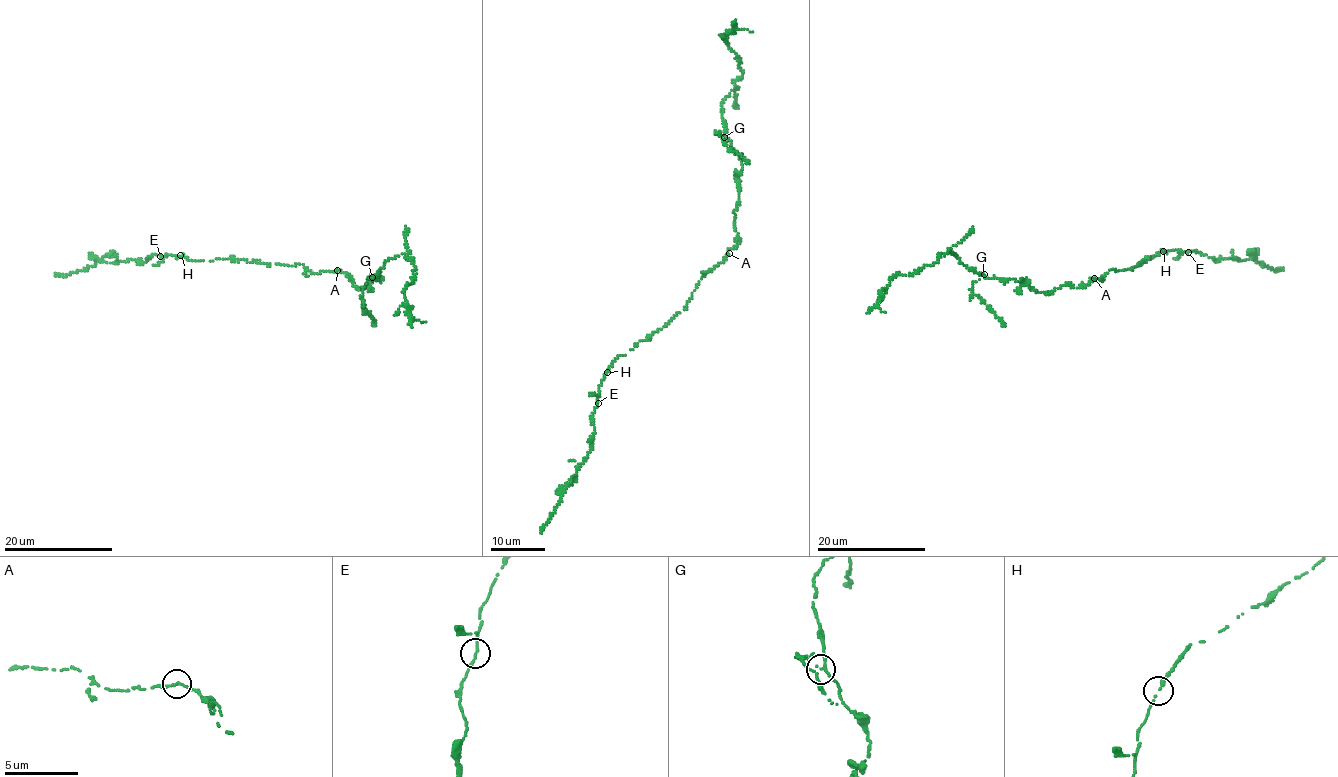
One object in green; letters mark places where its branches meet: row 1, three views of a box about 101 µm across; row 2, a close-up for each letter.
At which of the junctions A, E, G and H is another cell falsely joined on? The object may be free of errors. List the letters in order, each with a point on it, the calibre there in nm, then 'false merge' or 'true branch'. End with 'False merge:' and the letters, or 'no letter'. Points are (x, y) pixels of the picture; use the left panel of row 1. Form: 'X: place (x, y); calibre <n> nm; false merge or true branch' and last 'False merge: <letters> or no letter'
A: place (337, 270); calibre 200 nm; true branch
E: place (160, 256); calibre 200 nm; true branch
G: place (372, 277); calibre 190 nm; true branch
H: place (180, 255); calibre 200 nm; true branch
False merge: no letter

